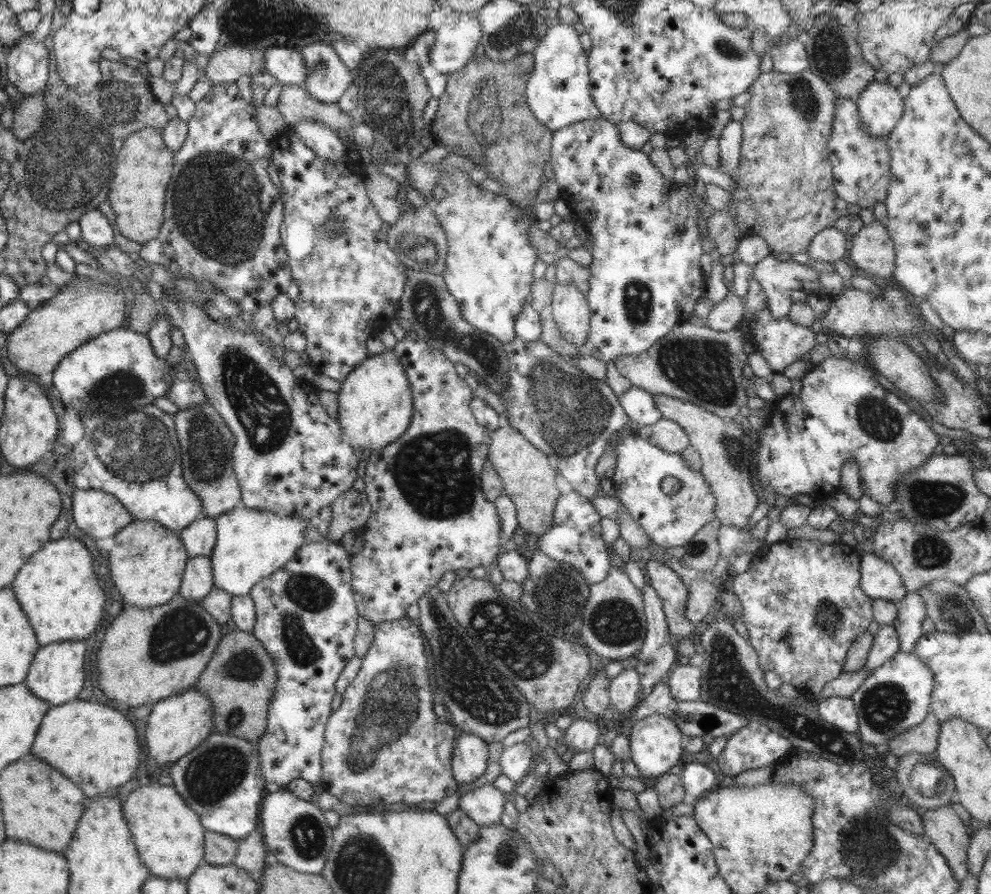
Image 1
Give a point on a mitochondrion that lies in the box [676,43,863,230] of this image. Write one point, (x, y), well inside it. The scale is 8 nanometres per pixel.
(800, 93)

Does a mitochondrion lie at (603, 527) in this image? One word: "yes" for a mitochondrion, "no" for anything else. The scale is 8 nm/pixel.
no

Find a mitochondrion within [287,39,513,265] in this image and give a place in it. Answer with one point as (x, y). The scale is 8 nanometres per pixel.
(385, 100)

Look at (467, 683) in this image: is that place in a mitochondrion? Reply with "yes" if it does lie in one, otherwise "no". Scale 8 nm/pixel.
yes

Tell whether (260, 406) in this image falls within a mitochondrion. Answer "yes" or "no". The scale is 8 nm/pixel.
yes

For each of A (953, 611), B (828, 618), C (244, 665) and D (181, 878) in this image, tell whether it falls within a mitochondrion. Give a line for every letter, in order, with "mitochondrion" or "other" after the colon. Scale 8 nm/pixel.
A: mitochondrion
B: mitochondrion
C: mitochondrion
D: other

